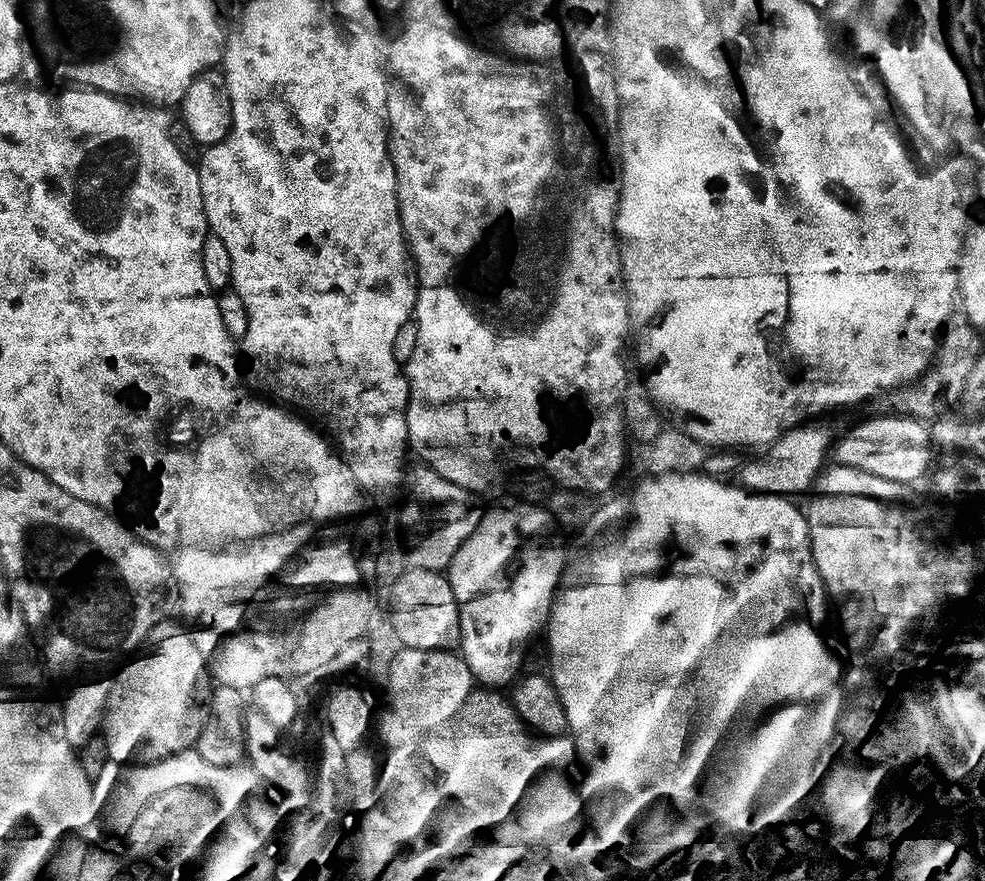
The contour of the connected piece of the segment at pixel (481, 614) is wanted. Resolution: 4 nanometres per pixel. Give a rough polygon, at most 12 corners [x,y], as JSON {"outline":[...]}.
{"outline":[[547,507],[485,511],[448,563],[459,655],[503,689],[549,623]]}

